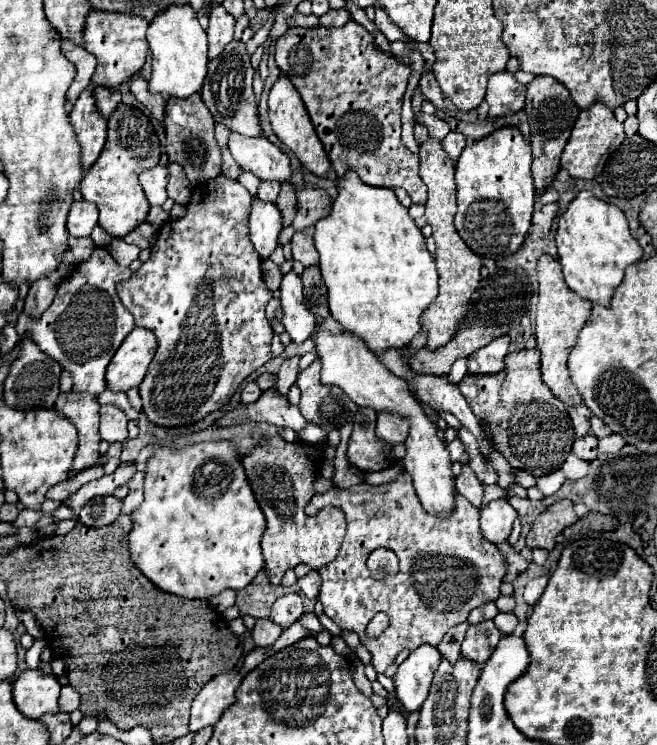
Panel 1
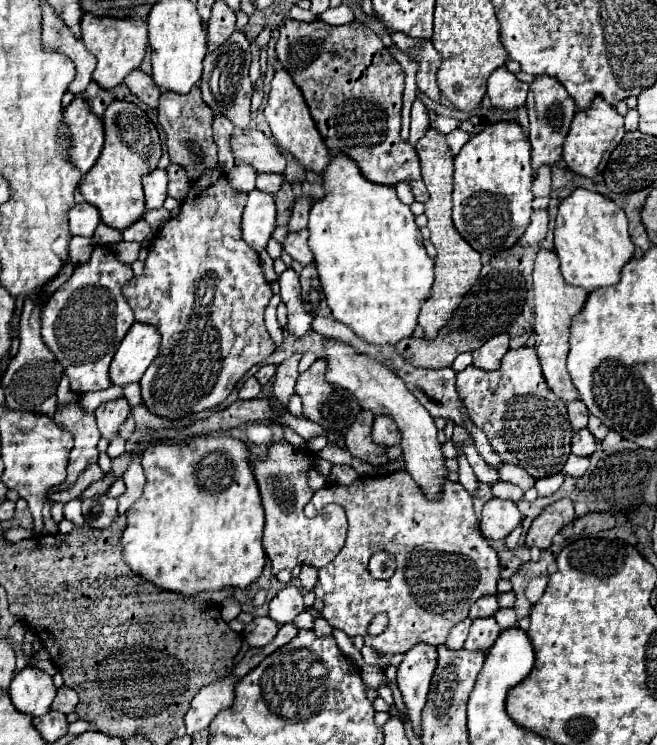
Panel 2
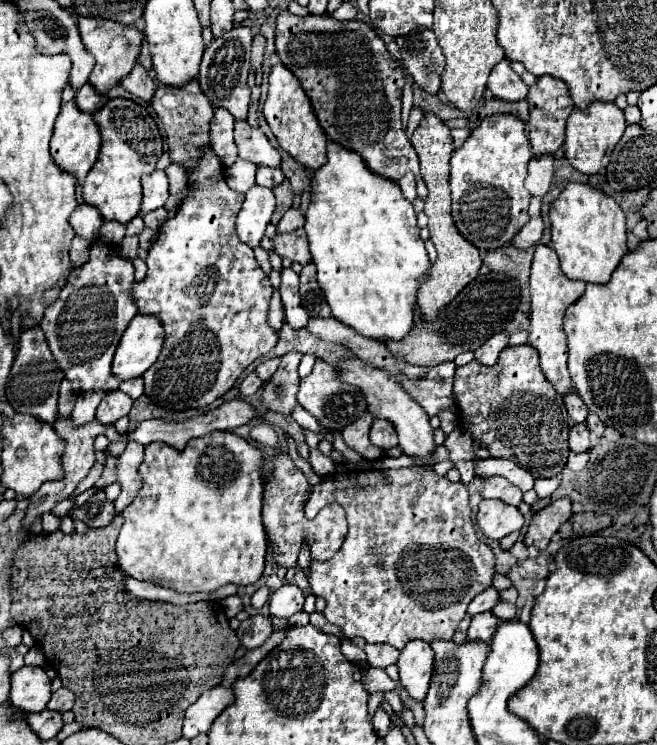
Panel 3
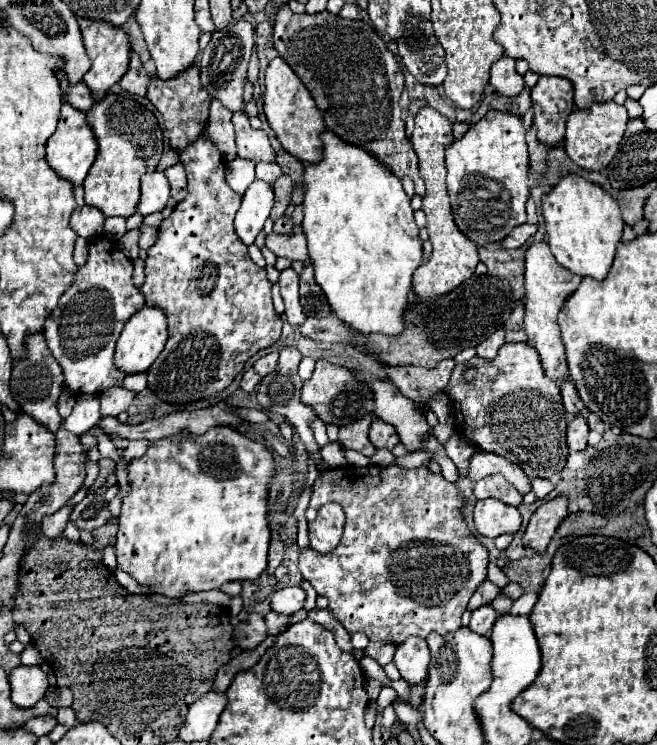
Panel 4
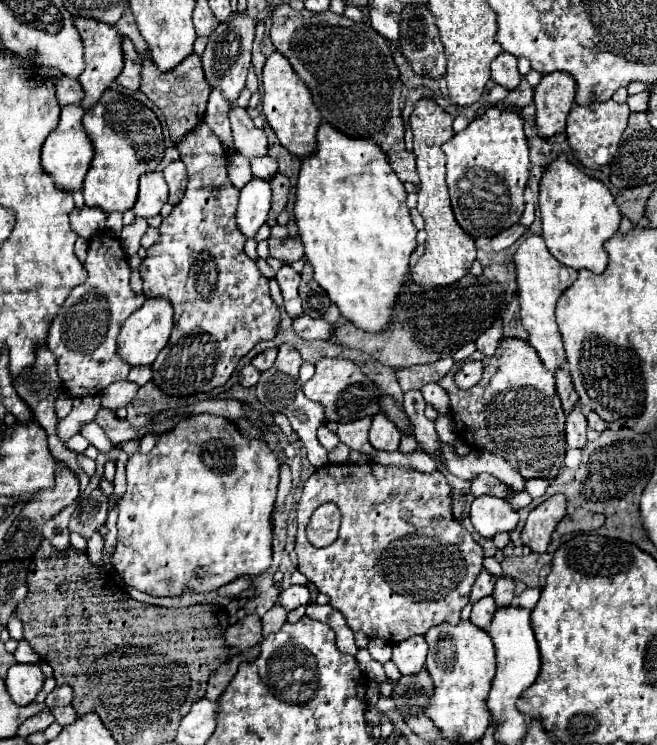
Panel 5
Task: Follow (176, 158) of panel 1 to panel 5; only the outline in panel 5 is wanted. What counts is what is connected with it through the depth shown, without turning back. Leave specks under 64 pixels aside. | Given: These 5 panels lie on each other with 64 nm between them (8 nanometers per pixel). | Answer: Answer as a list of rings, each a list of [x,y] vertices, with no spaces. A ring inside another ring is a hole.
[[[198,54],[188,56],[188,60],[172,68],[172,72],[160,72],[156,64],[148,56],[144,56],[142,68],[140,68],[140,90],[162,110],[174,142],[178,142],[186,132],[190,132],[190,128],[198,126],[204,120],[210,88],[208,88],[208,82],[204,80],[202,60]]]

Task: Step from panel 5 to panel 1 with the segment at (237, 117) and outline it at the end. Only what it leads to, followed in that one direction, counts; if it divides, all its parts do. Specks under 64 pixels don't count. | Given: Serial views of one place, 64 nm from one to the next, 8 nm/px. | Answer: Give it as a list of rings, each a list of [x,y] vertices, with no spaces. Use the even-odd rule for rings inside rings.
[[[232,132],[228,148],[234,160],[258,178],[290,182],[292,170],[288,156],[264,136],[240,136]]]

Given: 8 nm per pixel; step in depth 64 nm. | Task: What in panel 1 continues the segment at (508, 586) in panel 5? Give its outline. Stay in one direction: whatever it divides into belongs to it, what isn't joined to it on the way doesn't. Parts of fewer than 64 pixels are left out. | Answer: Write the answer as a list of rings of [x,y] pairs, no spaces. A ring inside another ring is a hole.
[[[500,612],[496,618],[494,618],[494,624],[498,626],[498,630],[502,634],[512,634],[516,624],[518,624],[518,618],[512,614],[512,612]]]

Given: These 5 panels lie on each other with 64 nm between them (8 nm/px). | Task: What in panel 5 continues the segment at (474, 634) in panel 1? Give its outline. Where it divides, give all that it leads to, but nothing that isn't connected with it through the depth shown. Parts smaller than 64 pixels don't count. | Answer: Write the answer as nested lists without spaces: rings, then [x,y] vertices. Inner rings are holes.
[[[484,596],[484,600],[478,600],[478,602],[472,606],[472,616],[470,616],[470,620],[472,620],[478,628],[486,630],[488,624],[490,624],[490,620],[492,620],[492,616],[494,616],[494,612],[496,612],[494,598],[492,598],[492,596]]]

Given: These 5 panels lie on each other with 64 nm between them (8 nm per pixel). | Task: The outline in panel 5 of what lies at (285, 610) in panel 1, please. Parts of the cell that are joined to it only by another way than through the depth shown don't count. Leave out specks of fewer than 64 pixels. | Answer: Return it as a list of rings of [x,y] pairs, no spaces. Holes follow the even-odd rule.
[[[292,584],[292,586],[282,590],[278,600],[286,610],[292,610],[292,608],[298,608],[298,606],[306,606],[310,602],[310,592],[308,592],[306,586]]]

